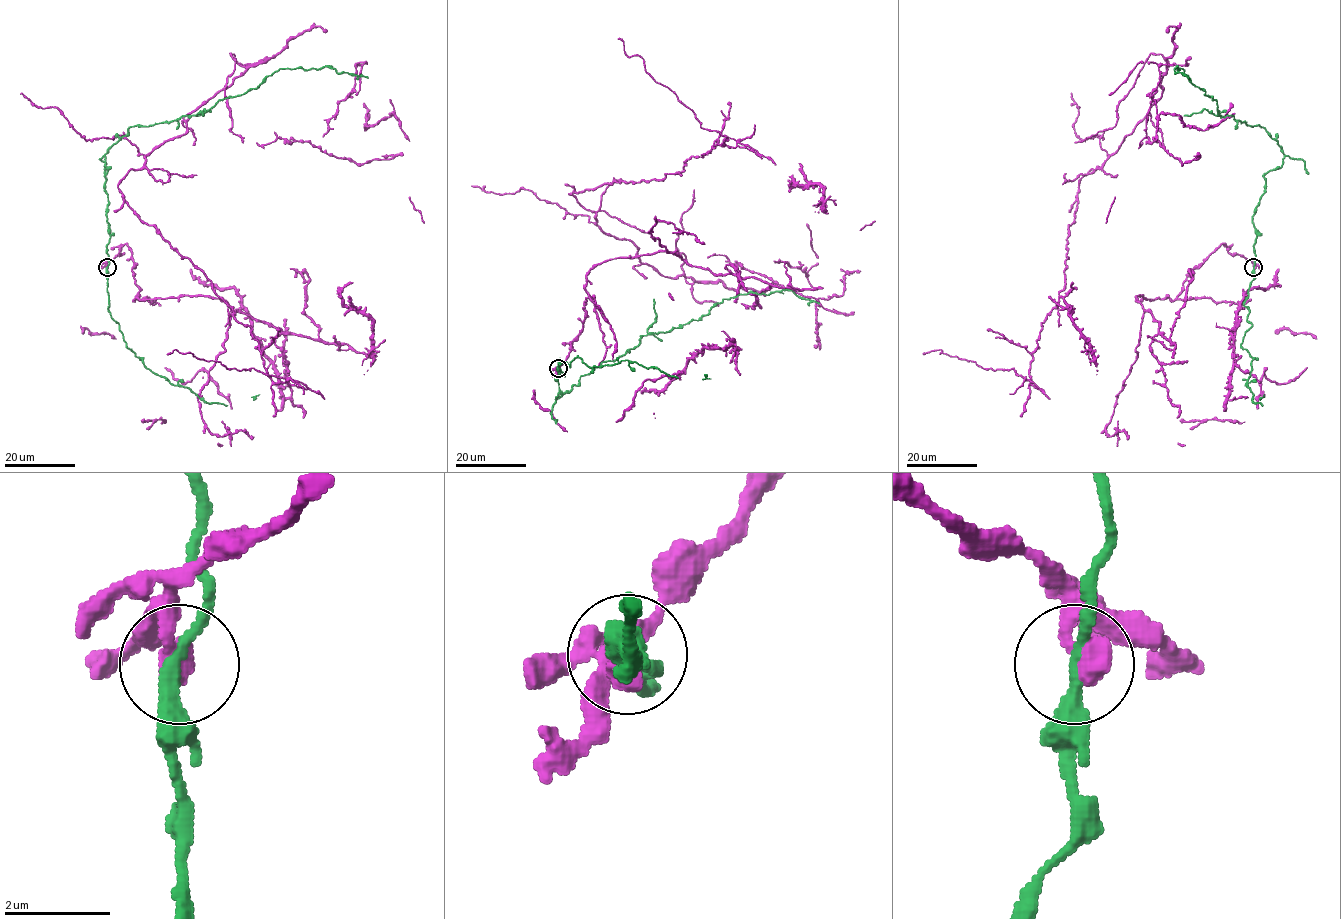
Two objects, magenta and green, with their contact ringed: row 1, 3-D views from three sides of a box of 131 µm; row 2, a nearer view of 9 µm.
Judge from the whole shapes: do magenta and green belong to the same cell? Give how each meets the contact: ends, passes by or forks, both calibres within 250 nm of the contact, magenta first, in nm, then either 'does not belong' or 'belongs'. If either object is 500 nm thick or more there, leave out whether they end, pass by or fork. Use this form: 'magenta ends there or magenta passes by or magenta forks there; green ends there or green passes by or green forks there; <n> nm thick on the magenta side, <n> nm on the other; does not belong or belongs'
500 nm thick on the magenta side, 240 nm on the other; does not belong

